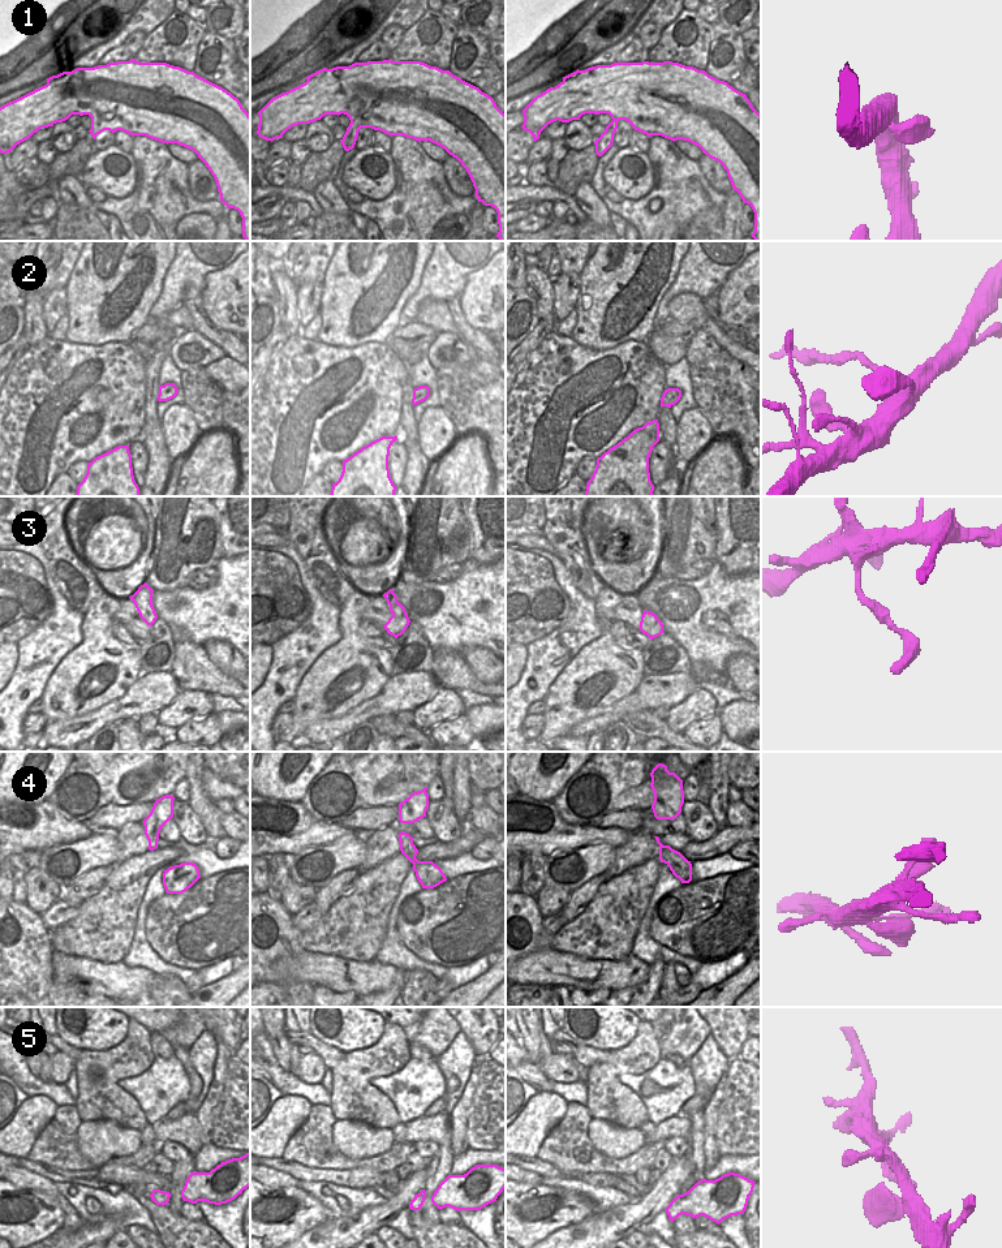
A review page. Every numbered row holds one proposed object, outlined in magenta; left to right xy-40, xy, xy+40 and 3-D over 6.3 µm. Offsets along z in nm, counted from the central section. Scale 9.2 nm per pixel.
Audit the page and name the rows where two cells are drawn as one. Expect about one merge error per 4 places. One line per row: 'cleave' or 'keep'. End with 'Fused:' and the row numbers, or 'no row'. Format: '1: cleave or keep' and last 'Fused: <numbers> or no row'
1: keep
2: cleave
3: keep
4: keep
5: keep
Fused: 2

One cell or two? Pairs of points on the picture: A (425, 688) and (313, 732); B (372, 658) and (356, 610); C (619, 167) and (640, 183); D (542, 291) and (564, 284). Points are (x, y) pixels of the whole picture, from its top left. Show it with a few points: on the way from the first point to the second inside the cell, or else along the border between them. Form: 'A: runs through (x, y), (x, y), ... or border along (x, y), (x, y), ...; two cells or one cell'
A: runs through (398, 694), (378, 708), (372, 708), (340, 726); one cell
B: runs through (360, 646), (352, 638), (352, 622); one cell
C: runs through (624, 172), (628, 172), (635, 179); one cell
D: border along (553, 279), (554, 319); two cells

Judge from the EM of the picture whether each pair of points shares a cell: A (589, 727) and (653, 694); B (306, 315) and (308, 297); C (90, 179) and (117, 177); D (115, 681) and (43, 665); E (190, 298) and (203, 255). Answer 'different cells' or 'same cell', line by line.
A: same cell
B: same cell
C: same cell
D: different cells
E: different cells

